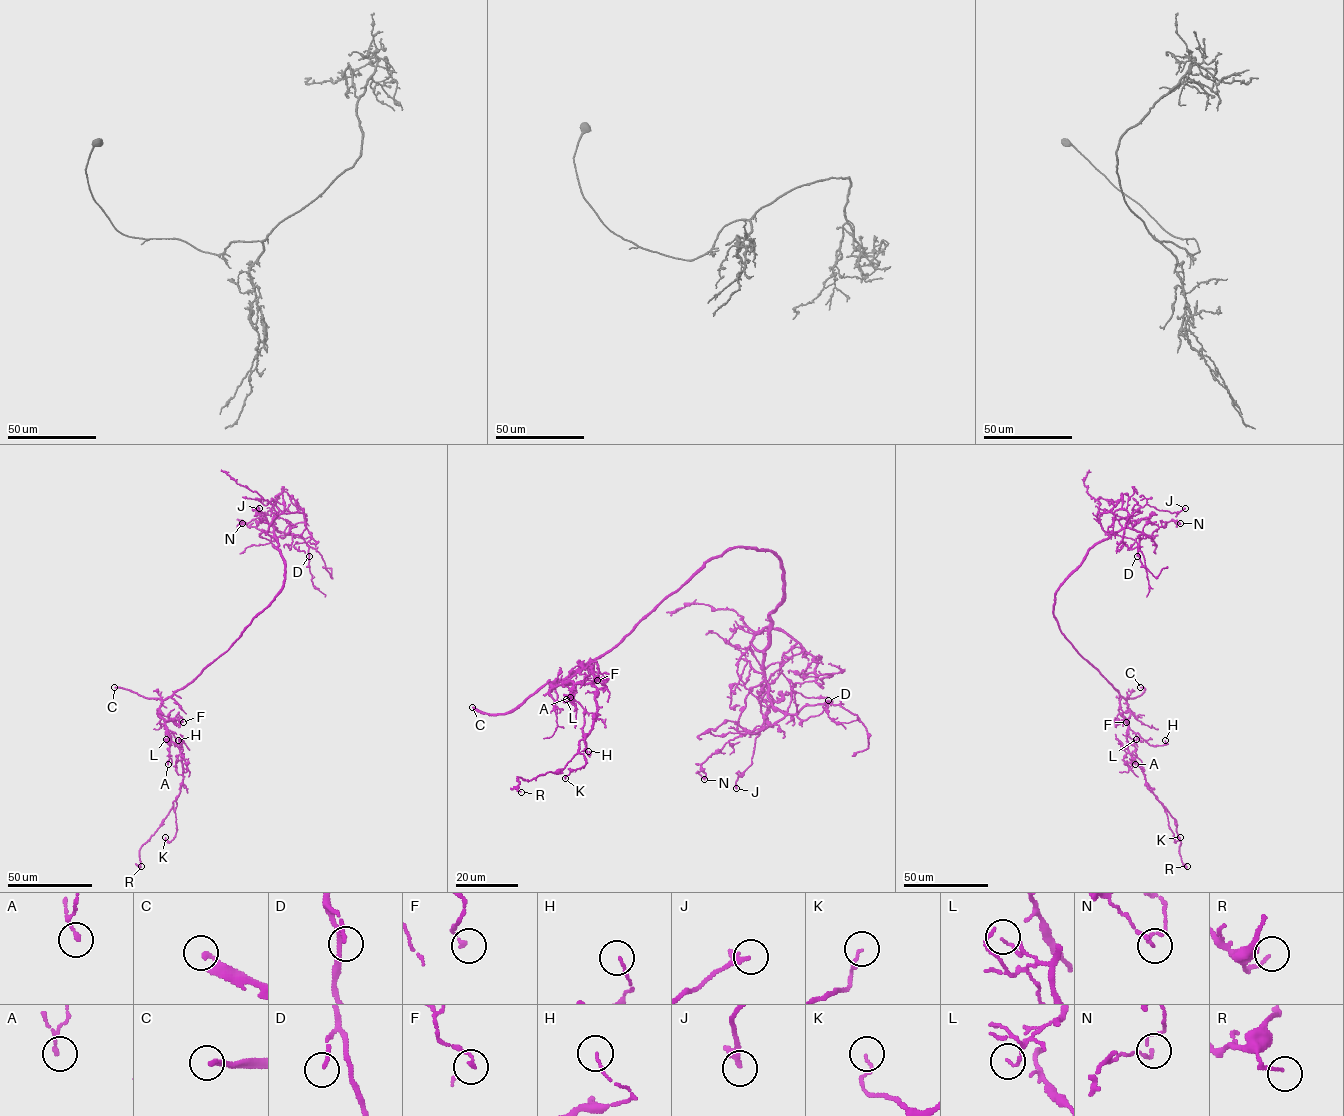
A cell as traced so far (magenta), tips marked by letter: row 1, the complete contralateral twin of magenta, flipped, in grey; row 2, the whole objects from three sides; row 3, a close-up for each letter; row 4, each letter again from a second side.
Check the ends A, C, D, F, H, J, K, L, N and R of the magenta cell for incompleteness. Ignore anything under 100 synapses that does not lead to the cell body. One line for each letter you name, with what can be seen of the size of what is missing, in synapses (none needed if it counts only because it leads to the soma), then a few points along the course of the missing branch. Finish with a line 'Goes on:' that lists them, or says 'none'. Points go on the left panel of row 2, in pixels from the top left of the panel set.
C: Course of what is missing: (114, 687), (78, 703), (60, 705), (51, 702), (4, 646)
Goes on: C

